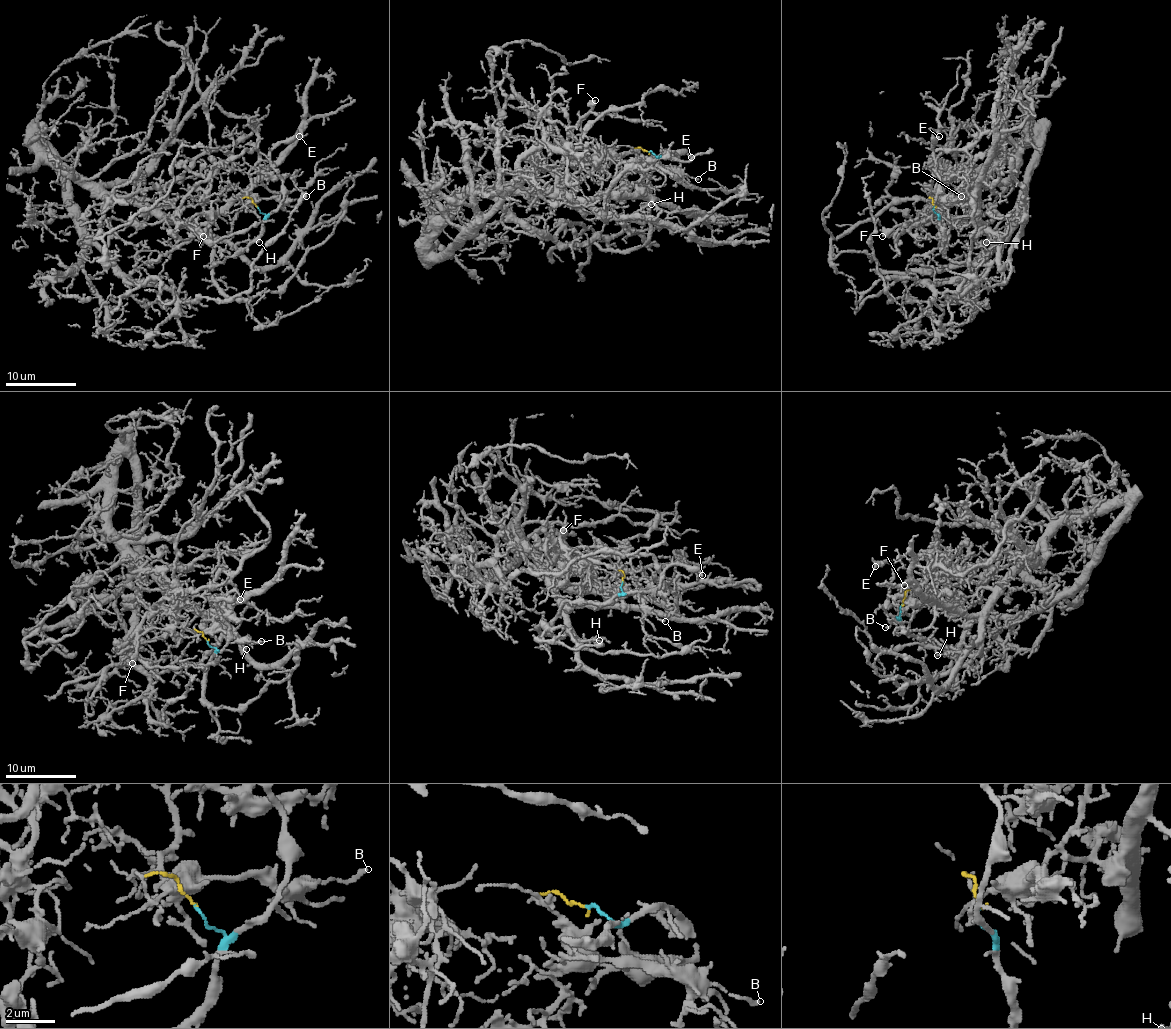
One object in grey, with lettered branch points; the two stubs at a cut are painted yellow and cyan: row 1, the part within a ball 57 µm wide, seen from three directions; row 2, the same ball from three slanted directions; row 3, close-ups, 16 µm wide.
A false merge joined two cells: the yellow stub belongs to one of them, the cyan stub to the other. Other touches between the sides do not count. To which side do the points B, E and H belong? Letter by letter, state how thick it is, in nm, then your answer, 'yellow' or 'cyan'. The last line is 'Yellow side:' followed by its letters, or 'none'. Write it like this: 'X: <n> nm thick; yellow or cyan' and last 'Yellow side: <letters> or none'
B: 170 nm thick; yellow
E: 110 nm thick; cyan
H: 120 nm thick; cyan
Yellow side: B

